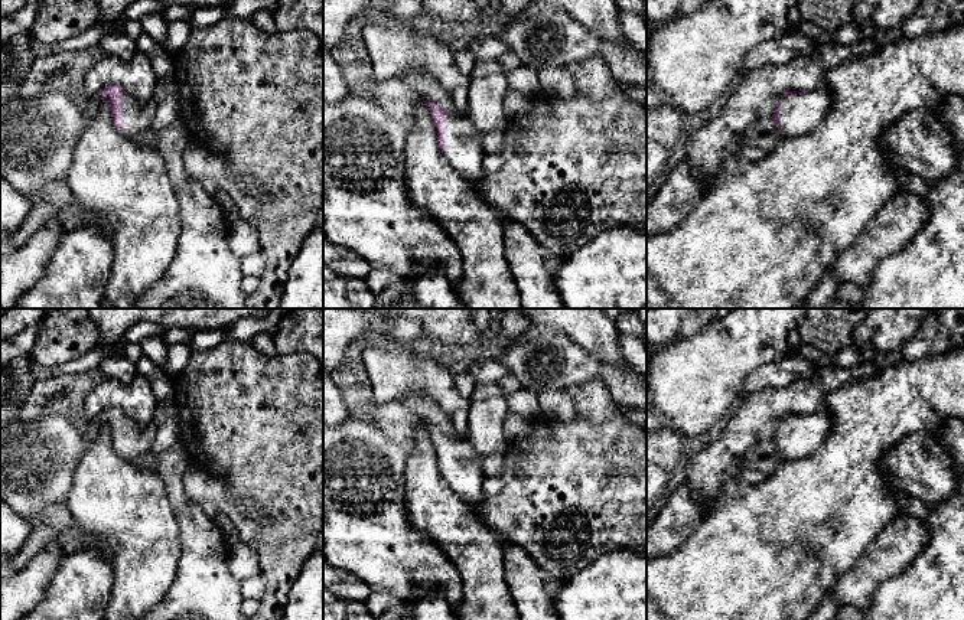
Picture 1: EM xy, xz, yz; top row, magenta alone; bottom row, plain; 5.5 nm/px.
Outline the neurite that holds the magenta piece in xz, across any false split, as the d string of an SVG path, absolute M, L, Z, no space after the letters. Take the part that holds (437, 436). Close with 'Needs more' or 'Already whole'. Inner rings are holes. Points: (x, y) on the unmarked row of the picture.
M426 422L426 428L430 433L430 438L433 441L436 457L437 457L437 466L442 473L442 476L446 479L447 484L453 489L456 495L459 495L463 500L466 500L475 512L479 515L479 518L485 522L486 526L489 526L494 532L496 532L485 519L481 512L482 502L485 499L483 493L483 470L482 470L482 457L476 453L472 443L466 440L455 440L450 438L440 427Z. Needs more

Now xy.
M114 407L101 412L94 421L89 421L82 431L85 447L98 434L102 425L111 433L111 444L117 456L127 461L141 454L150 453L156 437L156 424L152 421L146 427L139 427L120 408Z. Needs more

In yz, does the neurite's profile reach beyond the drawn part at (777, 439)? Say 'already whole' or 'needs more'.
needs more

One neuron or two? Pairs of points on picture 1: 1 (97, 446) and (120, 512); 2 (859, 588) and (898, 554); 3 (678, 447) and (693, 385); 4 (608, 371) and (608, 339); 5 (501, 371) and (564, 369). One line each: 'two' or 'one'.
1: one
2: one
3: two
4: two
5: two

